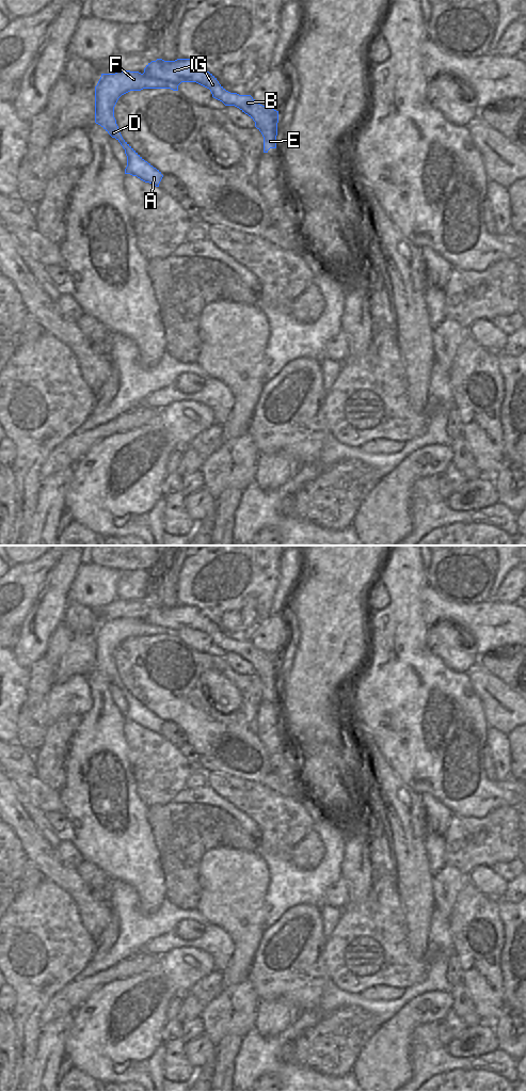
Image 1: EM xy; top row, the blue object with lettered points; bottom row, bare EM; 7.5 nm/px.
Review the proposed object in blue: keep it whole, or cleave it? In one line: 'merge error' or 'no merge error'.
no merge error

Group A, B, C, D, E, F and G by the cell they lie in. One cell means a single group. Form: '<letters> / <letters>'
A B C D E F G

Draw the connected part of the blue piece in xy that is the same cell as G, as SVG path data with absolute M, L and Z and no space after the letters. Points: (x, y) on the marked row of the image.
M157 59L152 61L144 68L144 73L139 72L117 72L115 74L101 74L101 77L95 86L95 123L100 125L112 138L115 138L127 156L127 167L125 174L137 176L145 183L149 183L156 187L163 177L161 172L145 161L122 137L116 120L114 117L114 107L118 98L130 92L141 91L143 89L171 89L178 91L178 85L181 82L196 82L210 90L212 97L222 101L225 106L235 106L242 112L248 114L254 122L255 127L264 137L264 153L268 153L270 148L276 148L278 111L267 108L258 104L251 95L239 95L226 91L217 80L217 78L207 72L200 63L190 59L177 59L175 61L164 61Z

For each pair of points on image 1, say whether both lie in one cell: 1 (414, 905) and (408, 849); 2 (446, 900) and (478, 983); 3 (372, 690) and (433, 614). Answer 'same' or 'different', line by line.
1: same
2: different
3: different

